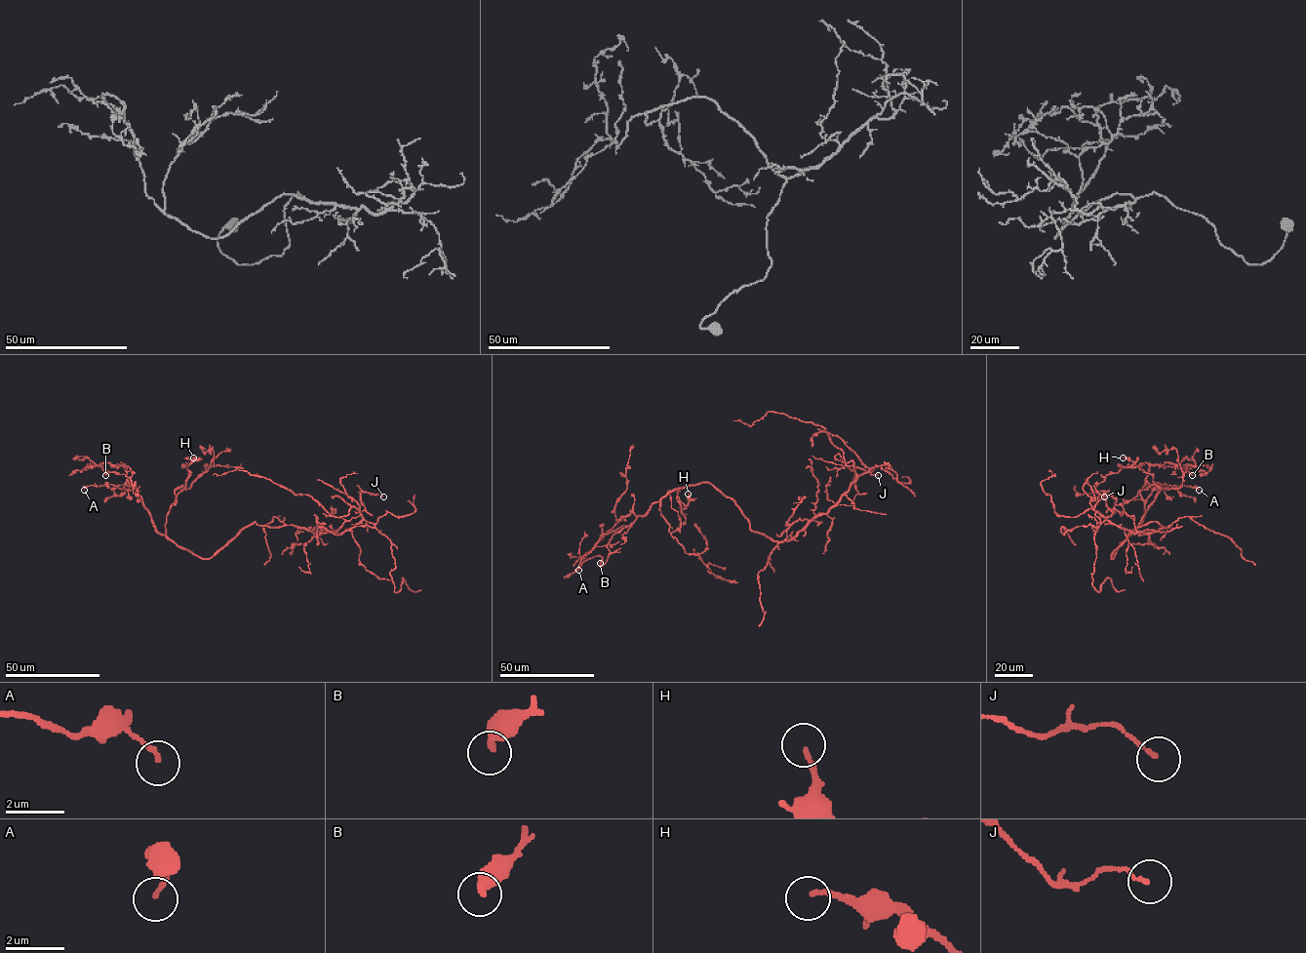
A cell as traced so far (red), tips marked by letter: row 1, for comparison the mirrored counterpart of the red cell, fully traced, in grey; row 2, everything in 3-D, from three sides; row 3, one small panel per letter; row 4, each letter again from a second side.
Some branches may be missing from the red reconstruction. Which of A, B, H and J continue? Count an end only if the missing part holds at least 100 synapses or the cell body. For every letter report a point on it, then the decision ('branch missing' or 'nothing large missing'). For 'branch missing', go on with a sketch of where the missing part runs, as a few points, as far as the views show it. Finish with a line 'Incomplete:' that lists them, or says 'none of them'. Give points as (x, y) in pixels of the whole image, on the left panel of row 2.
A: at (84, 490); nothing large missing
B: at (105, 475); nothing large missing
H: at (193, 457); nothing large missing
J: at (383, 496); nothing large missing
Incomplete: none of them

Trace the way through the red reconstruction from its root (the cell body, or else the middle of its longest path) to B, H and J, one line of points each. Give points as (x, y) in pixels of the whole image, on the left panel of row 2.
B: (257, 523), (212, 557), (200, 558), (156, 531), (122, 465), (87, 466), (103, 466), (105, 475)
H: (257, 523), (208, 558), (167, 536), (175, 491), (191, 474), (182, 467), (193, 457)
J: (257, 523), (271, 527), (296, 525), (315, 533), (336, 532), (366, 509), (361, 504), (361, 491), (383, 496)

